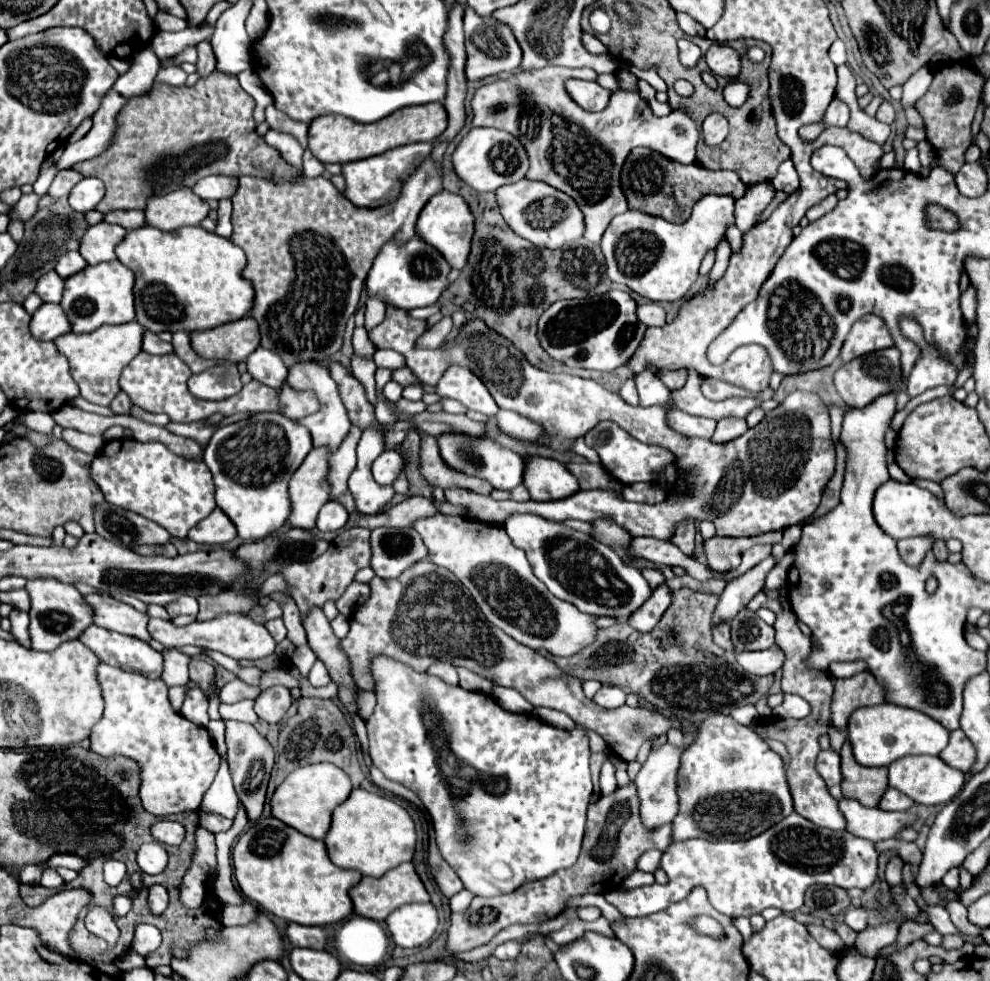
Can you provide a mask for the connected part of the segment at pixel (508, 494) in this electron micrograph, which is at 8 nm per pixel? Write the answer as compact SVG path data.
M523 485L515 487L513 491L497 491L497 489L493 489L491 491L491 497L493 499L513 499L513 501L529 501L531 499L529 497L529 491Z

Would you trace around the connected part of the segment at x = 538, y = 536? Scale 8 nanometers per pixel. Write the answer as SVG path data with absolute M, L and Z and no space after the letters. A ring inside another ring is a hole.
M511 513L503 527L513 545L527 553L535 577L543 581L555 597L573 603L583 613L627 619L651 597L651 587L641 571L623 565L611 547L593 539L591 535L535 513Z

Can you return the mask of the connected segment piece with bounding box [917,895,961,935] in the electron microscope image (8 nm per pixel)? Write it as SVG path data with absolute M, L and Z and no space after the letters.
M917 895L917 905L919 905L919 907L927 913L929 923L933 925L937 932L941 933L942 935L961 935L953 923L949 922L949 913L946 911L944 905L926 905L921 895Z

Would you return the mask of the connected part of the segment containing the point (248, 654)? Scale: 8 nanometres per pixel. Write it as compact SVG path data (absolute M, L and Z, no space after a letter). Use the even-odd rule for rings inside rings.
M221 613L209 621L195 621L183 627L173 625L169 619L149 619L149 633L153 639L161 641L165 647L183 647L183 645L199 645L205 649L221 651L233 659L261 659L275 651L275 641L265 629L265 625L255 623L249 615L243 613Z

